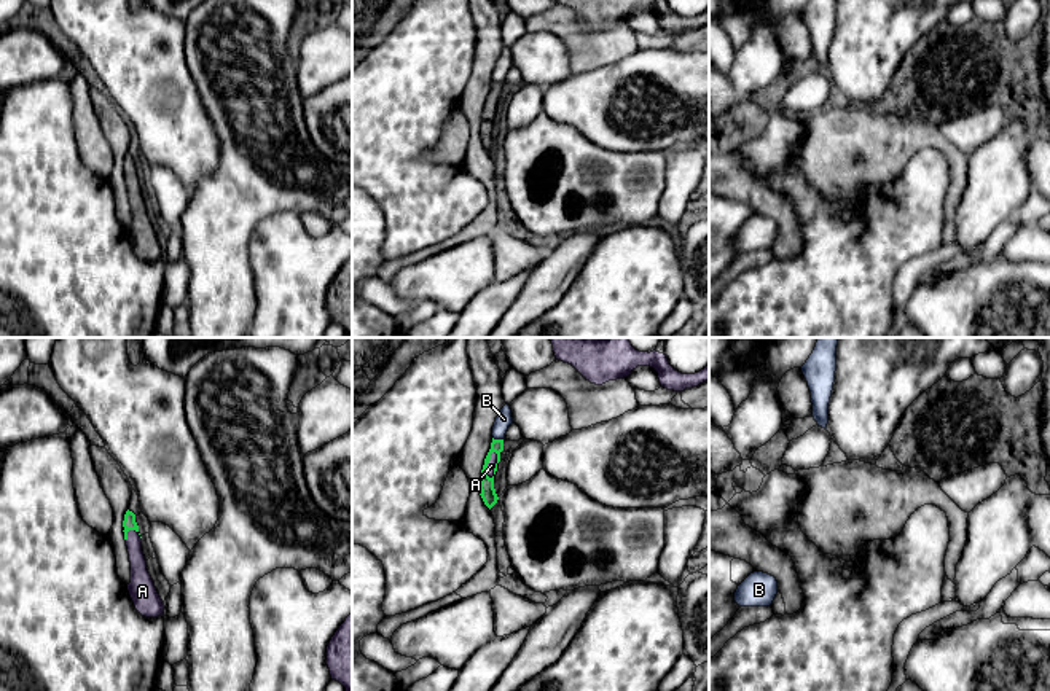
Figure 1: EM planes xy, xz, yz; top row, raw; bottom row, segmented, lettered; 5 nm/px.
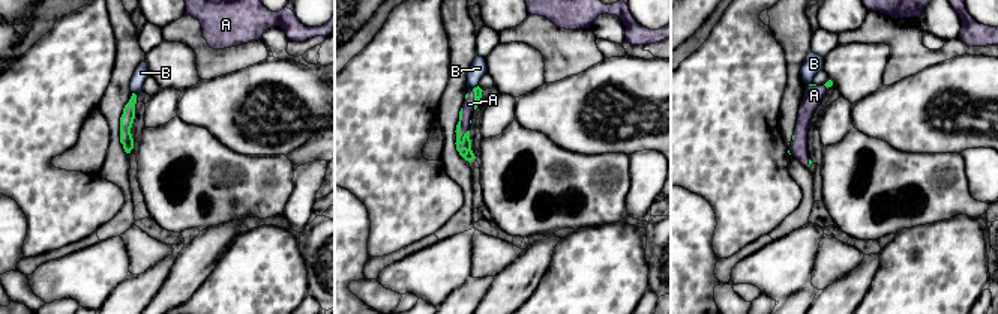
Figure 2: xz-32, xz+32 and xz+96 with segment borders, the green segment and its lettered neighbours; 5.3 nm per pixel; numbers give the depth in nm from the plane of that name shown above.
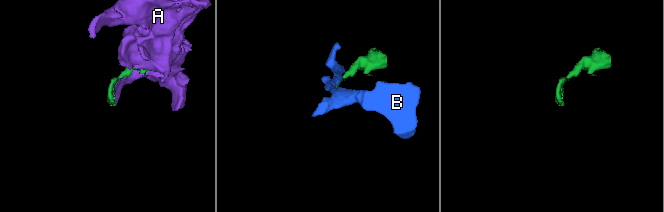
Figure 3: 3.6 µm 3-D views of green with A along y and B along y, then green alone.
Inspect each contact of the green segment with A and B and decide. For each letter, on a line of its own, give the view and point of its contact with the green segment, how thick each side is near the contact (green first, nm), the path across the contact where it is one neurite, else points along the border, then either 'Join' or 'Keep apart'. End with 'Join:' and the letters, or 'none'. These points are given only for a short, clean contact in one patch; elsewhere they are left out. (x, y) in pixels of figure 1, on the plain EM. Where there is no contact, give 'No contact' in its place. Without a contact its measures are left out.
A: Touches green at xz (486, 109). Thickness 80 nm (green) against 50 nm. Join
B: Touches green at xz (497, 83). Thickness 80 nm (green) against 80 nm. Boundary: xz (493, 80), (502, 83). Keep apart
Join: A

